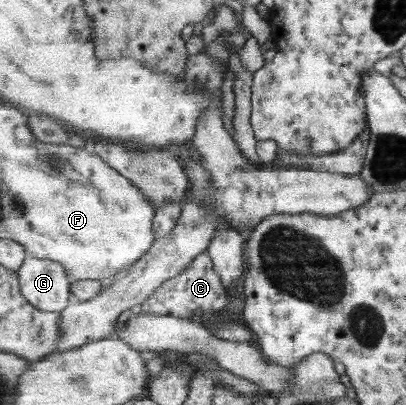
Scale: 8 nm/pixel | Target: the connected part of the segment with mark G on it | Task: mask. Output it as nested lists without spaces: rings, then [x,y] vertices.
[[[28,256],[17,271],[21,292],[32,305],[60,313],[69,306],[73,282],[61,264]]]

